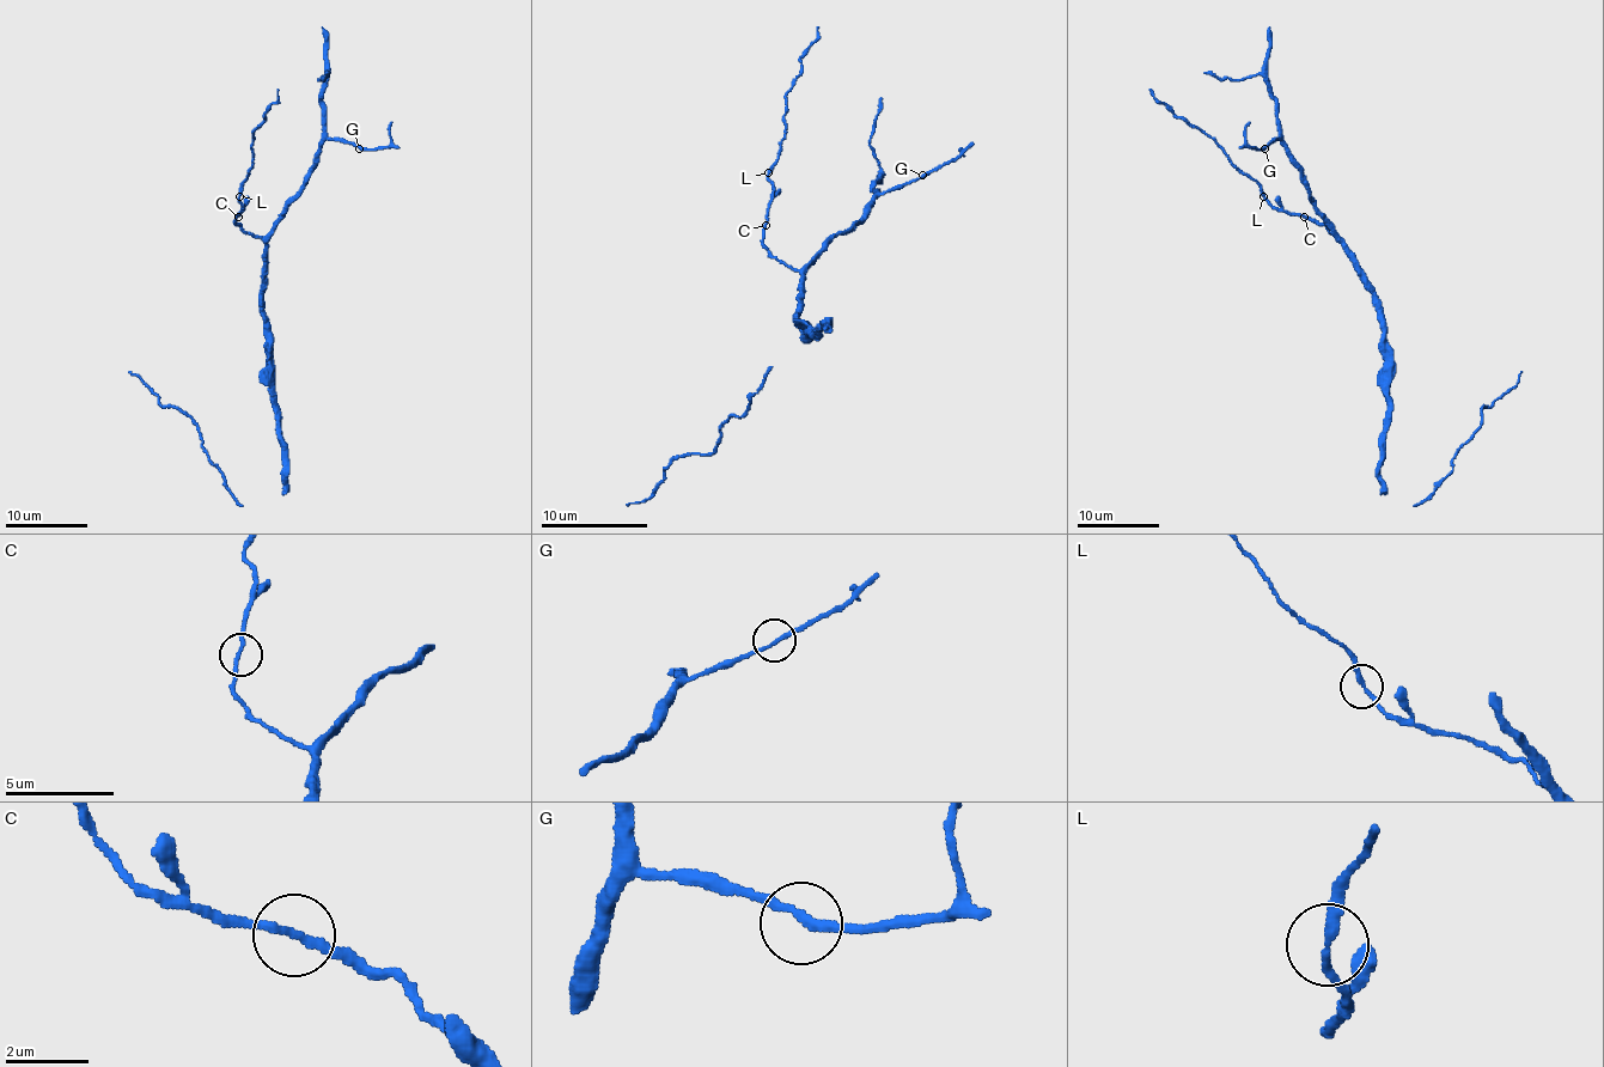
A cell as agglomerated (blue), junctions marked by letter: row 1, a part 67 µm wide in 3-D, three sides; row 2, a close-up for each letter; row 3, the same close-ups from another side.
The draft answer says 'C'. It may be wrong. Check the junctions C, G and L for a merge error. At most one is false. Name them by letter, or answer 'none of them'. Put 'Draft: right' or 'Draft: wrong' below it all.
none of them
Draft: wrong

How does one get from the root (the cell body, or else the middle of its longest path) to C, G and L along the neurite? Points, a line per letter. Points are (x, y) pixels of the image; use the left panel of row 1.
C: (270, 359), (270, 330), (262, 309), (264, 243), (252, 237), (236, 220), (238, 217)
G: (270, 359), (262, 309), (264, 239), (327, 140), (359, 148)
L: (270, 359), (270, 330), (262, 309), (264, 243), (236, 220), (242, 212), (239, 195)

